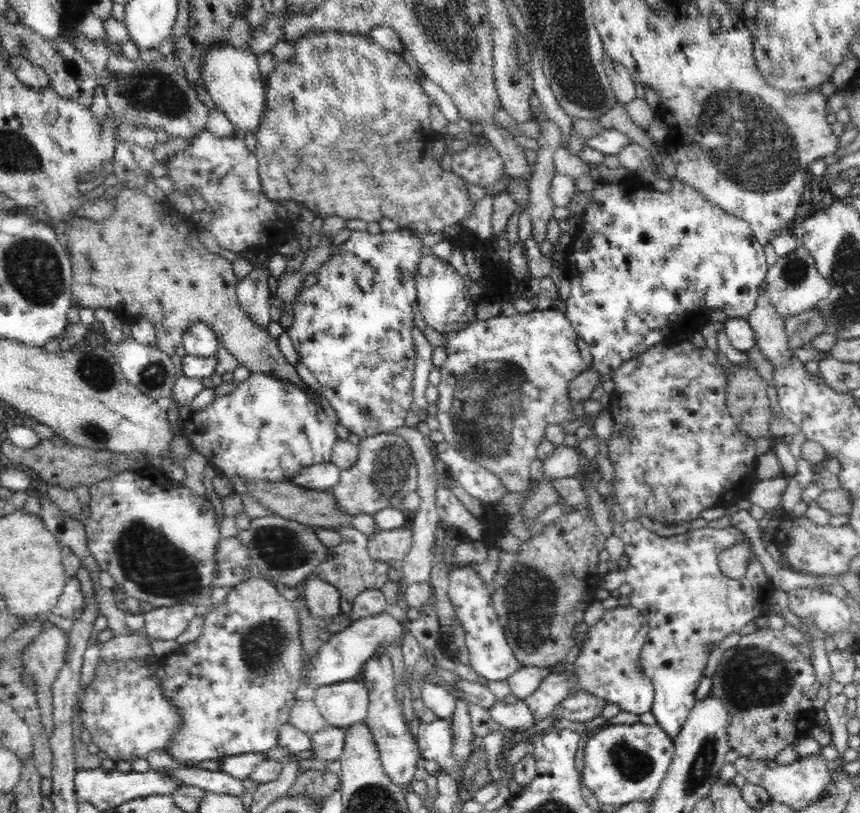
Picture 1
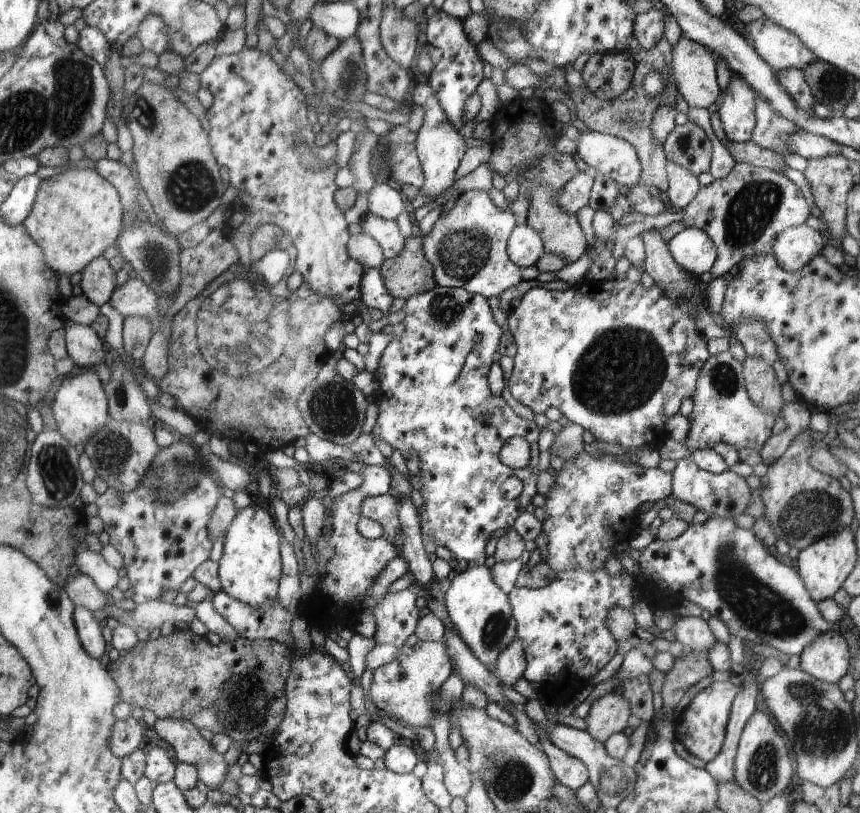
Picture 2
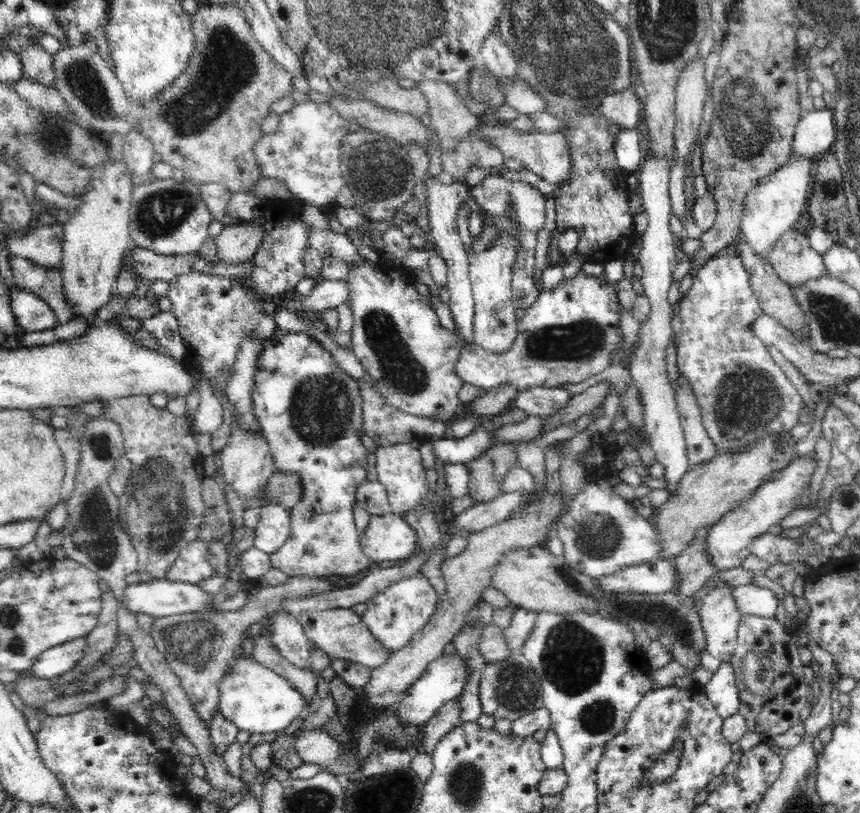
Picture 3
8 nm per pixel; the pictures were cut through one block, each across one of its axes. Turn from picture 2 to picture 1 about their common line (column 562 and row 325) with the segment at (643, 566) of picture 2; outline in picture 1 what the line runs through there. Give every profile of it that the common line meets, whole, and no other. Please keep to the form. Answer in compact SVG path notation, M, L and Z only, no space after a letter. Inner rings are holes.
M676 176L667 179L670 182L668 192L656 191L645 186L639 189L628 189L624 188L621 183L599 182L593 188L589 203L583 211L581 226L572 232L572 244L570 244L569 251L565 256L567 278L572 282L570 295L565 300L565 315L576 331L577 337L584 339L590 346L593 357L591 369L601 376L609 374L612 370L616 371L624 365L624 362L646 353L656 344L666 343L670 339L678 339L679 337L689 338L694 332L700 331L715 314L719 313L730 319L747 319L752 310L755 309L759 296L759 286L769 269L765 259L764 246L756 240L754 231L746 221L738 217L728 216L728 213L723 212L720 208L715 208L704 200L704 197L699 196L692 186L677 180Z

